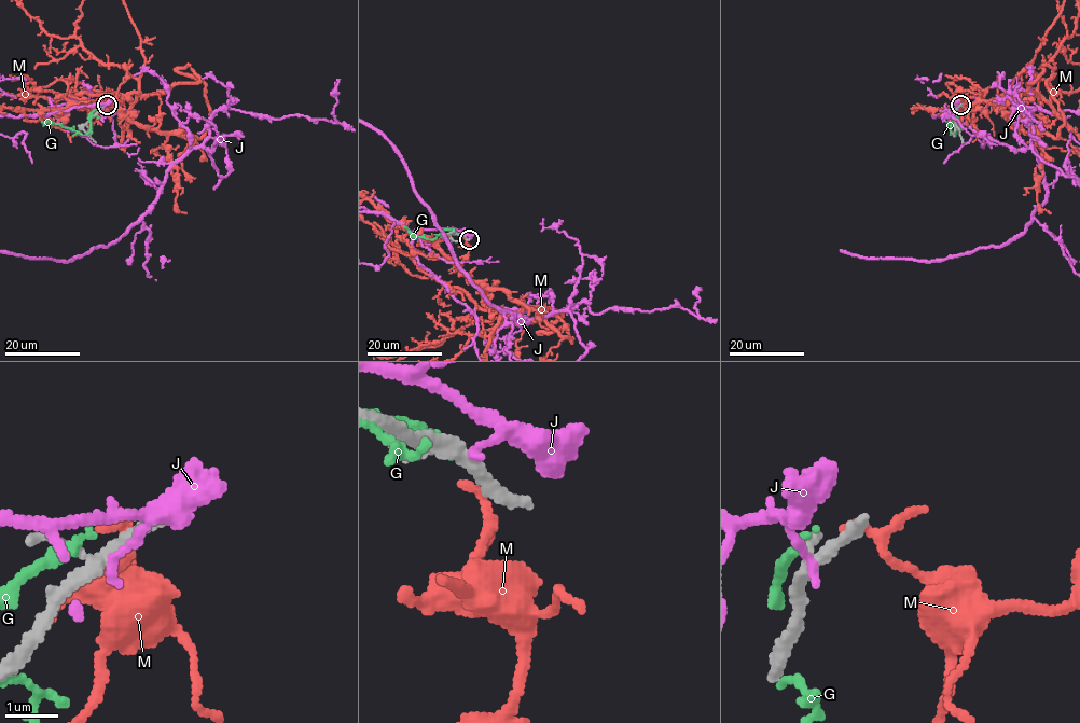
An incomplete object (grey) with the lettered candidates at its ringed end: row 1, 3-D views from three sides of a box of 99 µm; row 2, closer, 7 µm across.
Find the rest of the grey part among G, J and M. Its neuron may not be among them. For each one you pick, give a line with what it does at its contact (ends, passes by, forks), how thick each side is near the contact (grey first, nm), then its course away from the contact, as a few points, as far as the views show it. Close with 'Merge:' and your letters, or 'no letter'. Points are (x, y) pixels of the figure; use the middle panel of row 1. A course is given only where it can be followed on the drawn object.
Merge: no letter

